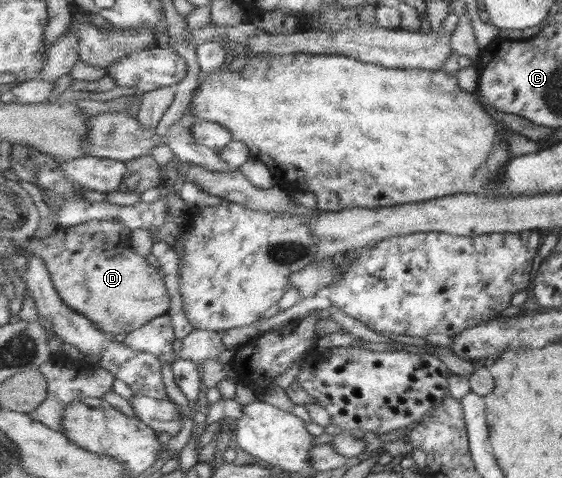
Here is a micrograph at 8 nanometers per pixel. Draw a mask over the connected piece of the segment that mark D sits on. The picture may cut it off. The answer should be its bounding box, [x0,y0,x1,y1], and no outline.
[22,219,170,335]

